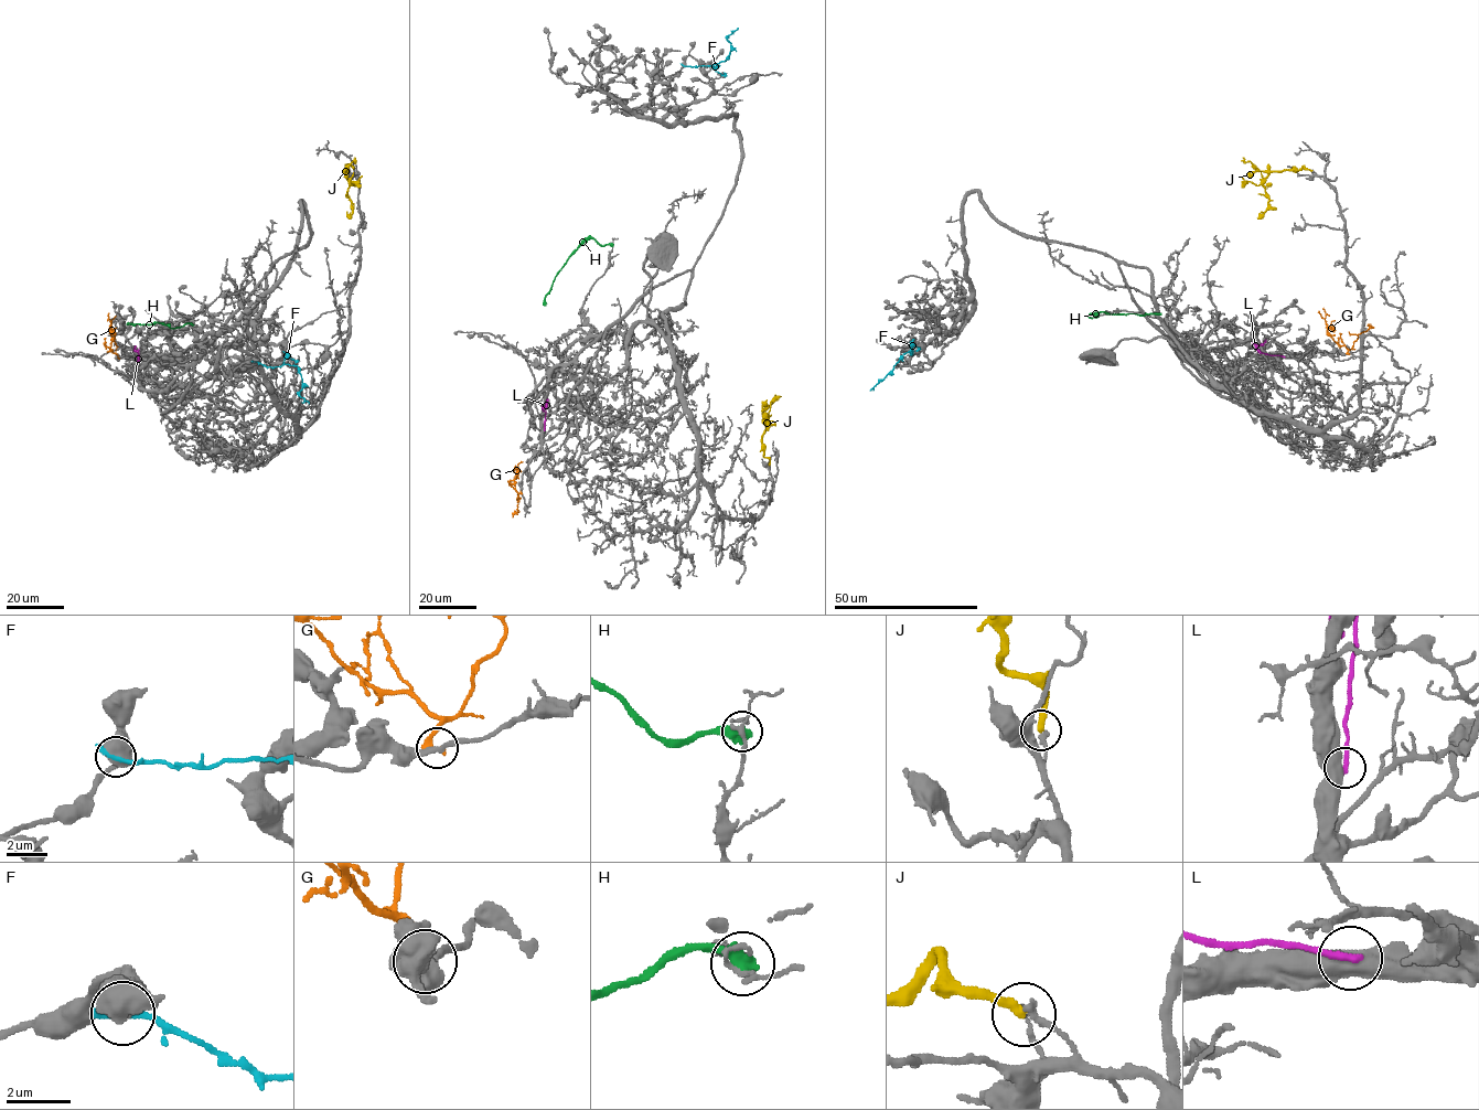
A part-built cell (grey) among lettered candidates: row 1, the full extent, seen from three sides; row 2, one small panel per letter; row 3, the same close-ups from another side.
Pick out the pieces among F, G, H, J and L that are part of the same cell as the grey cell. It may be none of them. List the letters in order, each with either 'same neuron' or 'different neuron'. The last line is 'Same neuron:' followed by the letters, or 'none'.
F: different neuron
G: different neuron
H: different neuron
J: different neuron
L: different neuron
Same neuron: none

